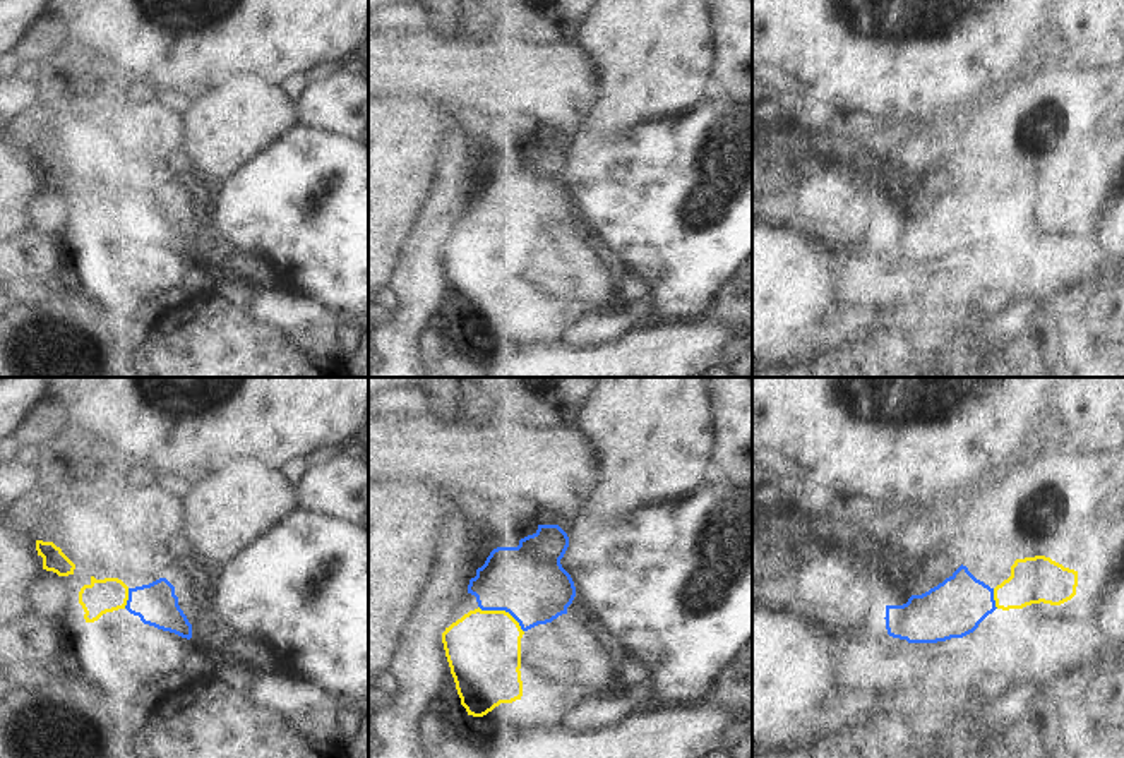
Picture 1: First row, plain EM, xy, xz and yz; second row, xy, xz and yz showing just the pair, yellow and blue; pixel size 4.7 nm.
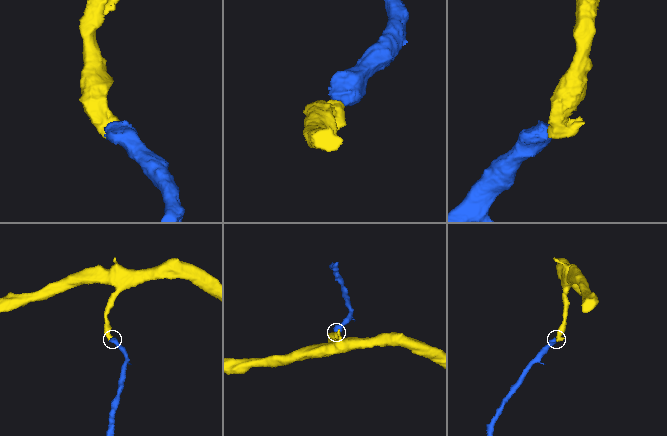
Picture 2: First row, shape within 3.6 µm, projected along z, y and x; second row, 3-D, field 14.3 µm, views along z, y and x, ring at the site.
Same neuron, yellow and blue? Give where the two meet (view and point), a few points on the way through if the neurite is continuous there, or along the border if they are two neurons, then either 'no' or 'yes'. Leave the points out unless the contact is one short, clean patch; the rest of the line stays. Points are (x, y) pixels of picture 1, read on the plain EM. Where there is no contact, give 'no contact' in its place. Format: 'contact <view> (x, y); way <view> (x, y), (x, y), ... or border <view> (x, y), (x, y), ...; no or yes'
contact xz (502, 227); way xz (484, 263), (497, 242), (502, 227), (528, 198); yes

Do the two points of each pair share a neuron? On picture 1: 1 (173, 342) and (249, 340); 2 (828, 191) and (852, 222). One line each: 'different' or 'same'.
1: same
2: same

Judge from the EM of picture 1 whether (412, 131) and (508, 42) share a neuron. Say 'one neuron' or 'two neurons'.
two neurons

